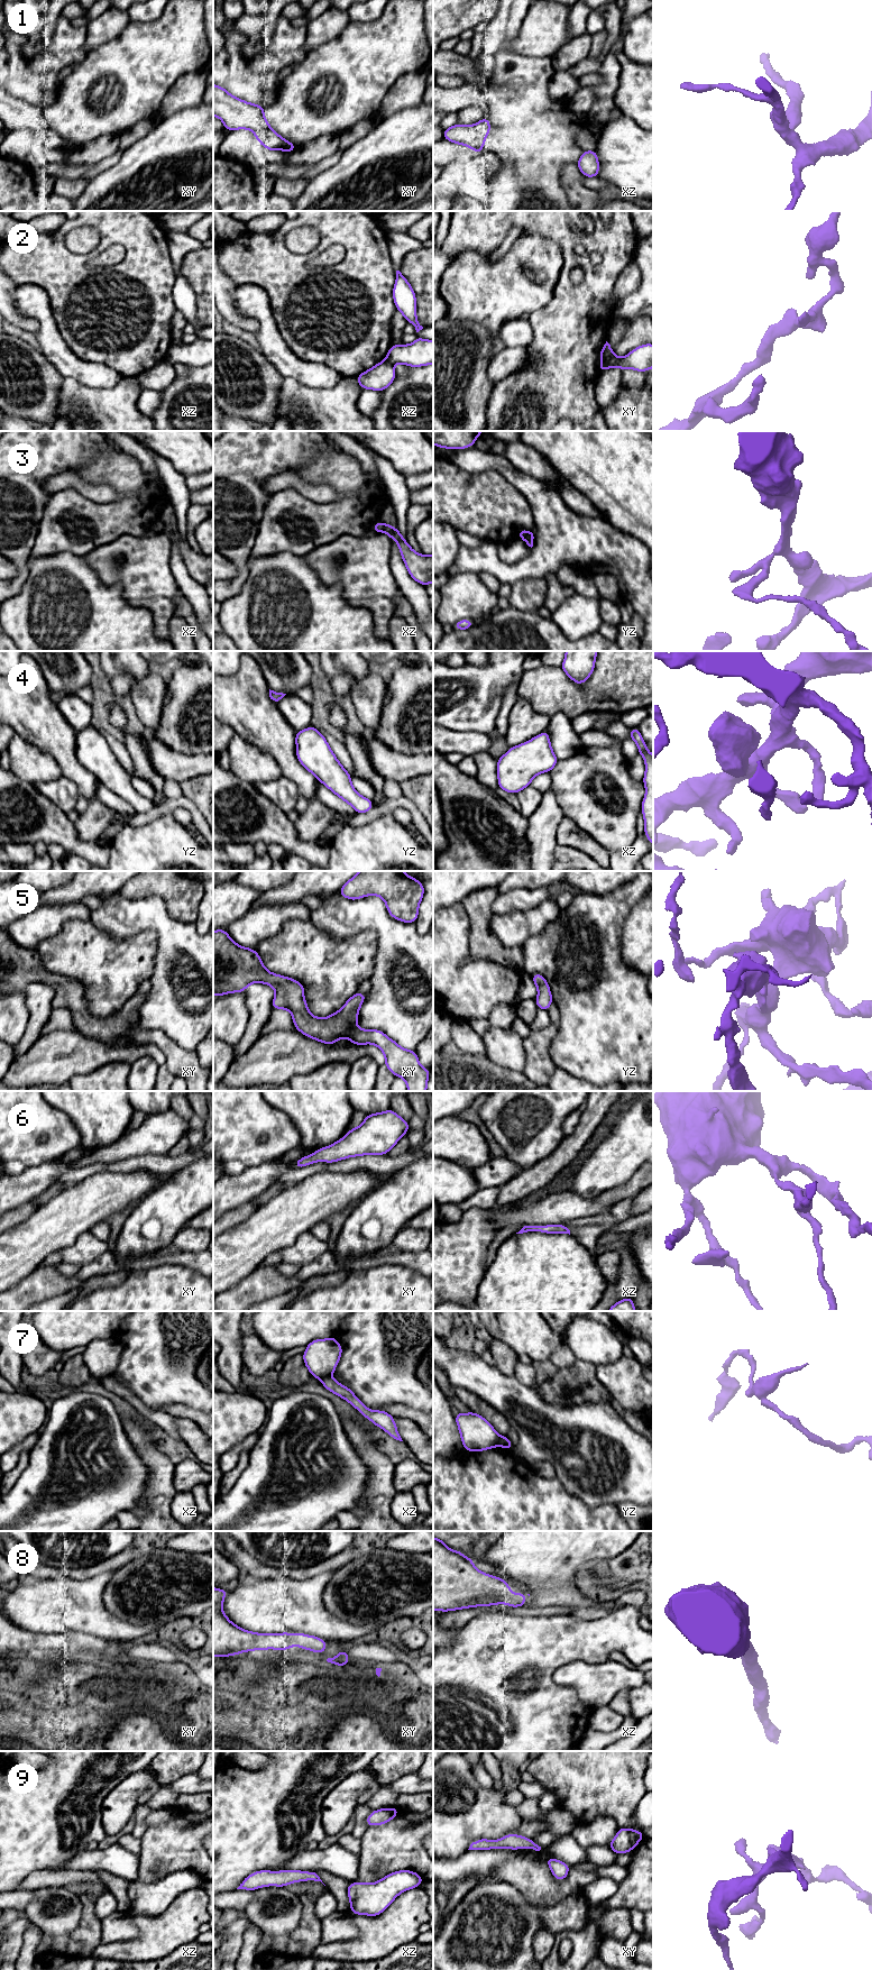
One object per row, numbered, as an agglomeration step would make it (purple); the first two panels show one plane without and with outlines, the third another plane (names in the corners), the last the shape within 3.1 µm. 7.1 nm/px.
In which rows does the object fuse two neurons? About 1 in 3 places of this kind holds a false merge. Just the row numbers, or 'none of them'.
2, 3, 7

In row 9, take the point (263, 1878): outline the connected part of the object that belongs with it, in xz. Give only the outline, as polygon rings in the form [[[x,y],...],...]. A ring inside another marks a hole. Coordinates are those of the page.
[[[260,1870],[246,1877],[237,1889],[256,1890],[257,1888],[266,1886],[285,1887],[293,1882],[306,1881],[306,1880],[314,1880],[322,1882],[320,1877],[315,1872],[300,1871],[300,1870],[282,1870],[282,1871]]]

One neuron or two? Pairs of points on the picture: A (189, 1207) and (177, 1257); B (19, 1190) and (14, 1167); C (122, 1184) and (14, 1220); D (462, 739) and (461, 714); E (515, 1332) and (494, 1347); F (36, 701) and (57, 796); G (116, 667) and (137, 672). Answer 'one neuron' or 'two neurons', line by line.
A: two neurons
B: two neurons
C: two neurons
D: two neurons
E: two neurons
F: two neurons
G: one neuron

